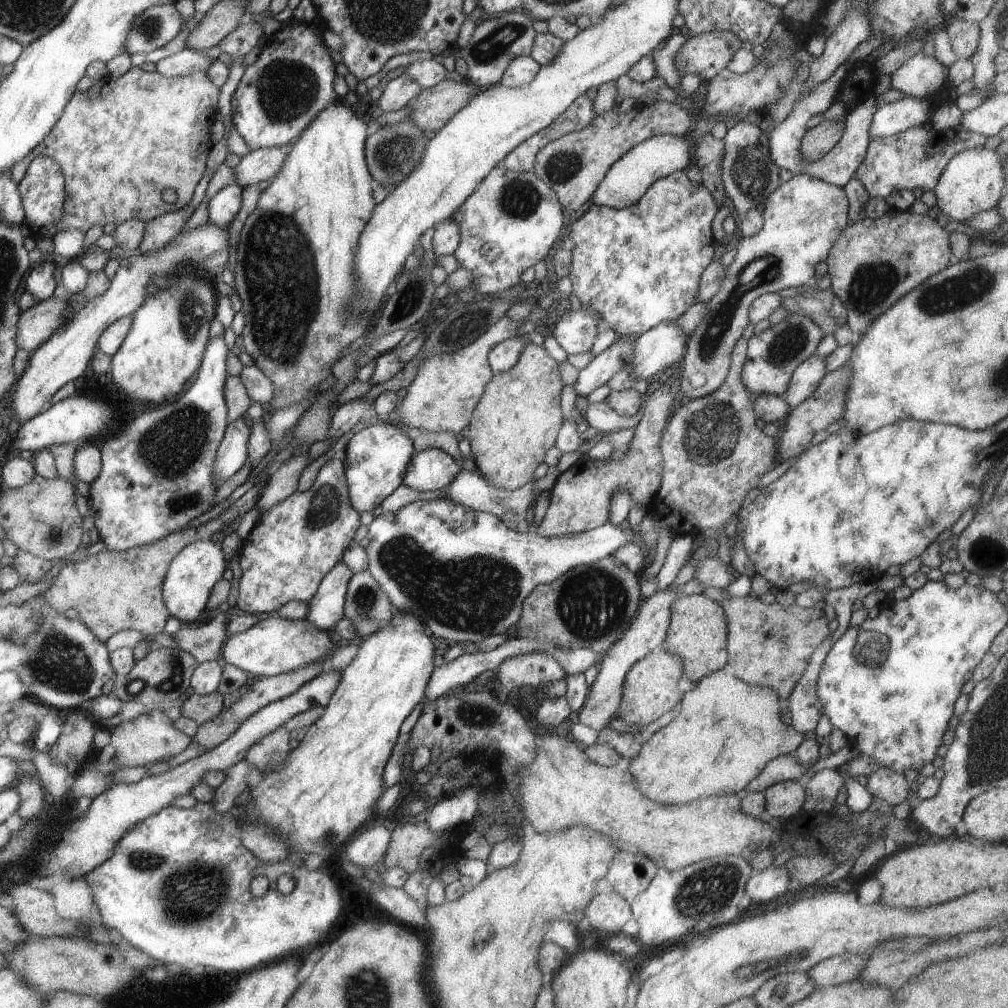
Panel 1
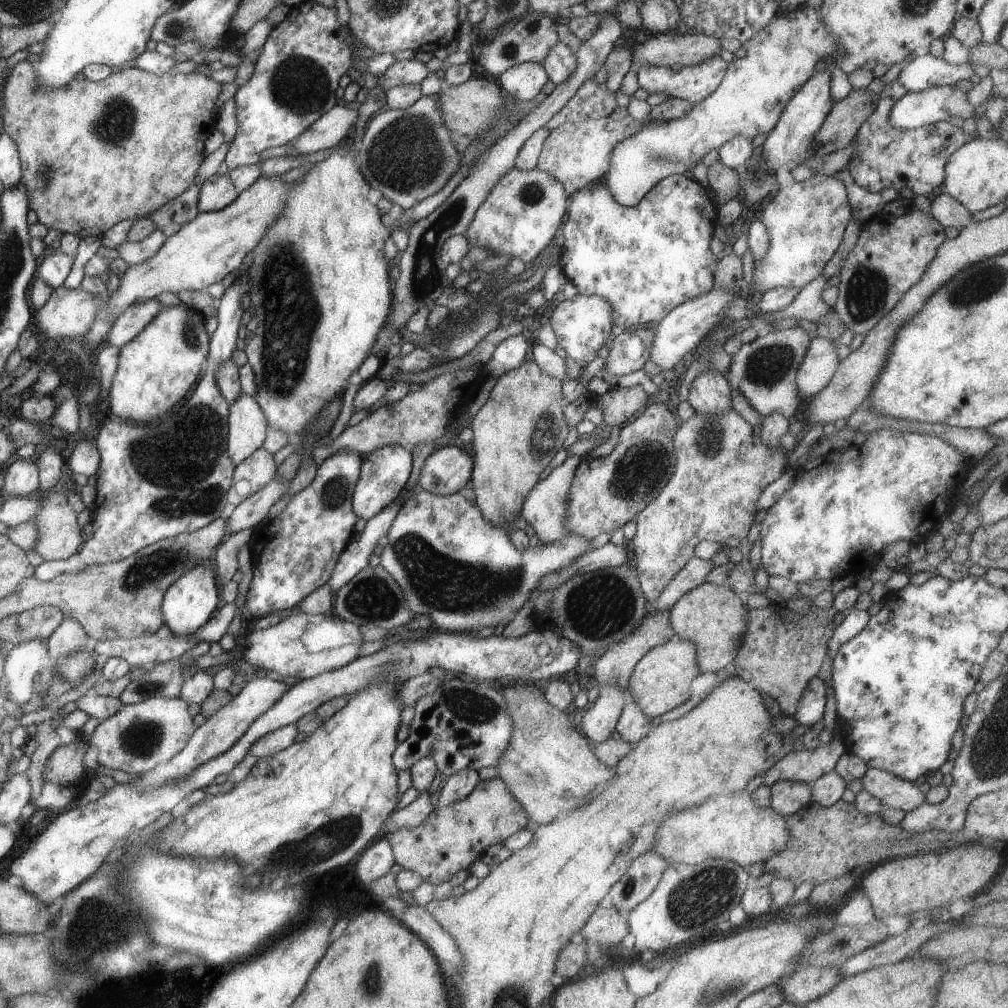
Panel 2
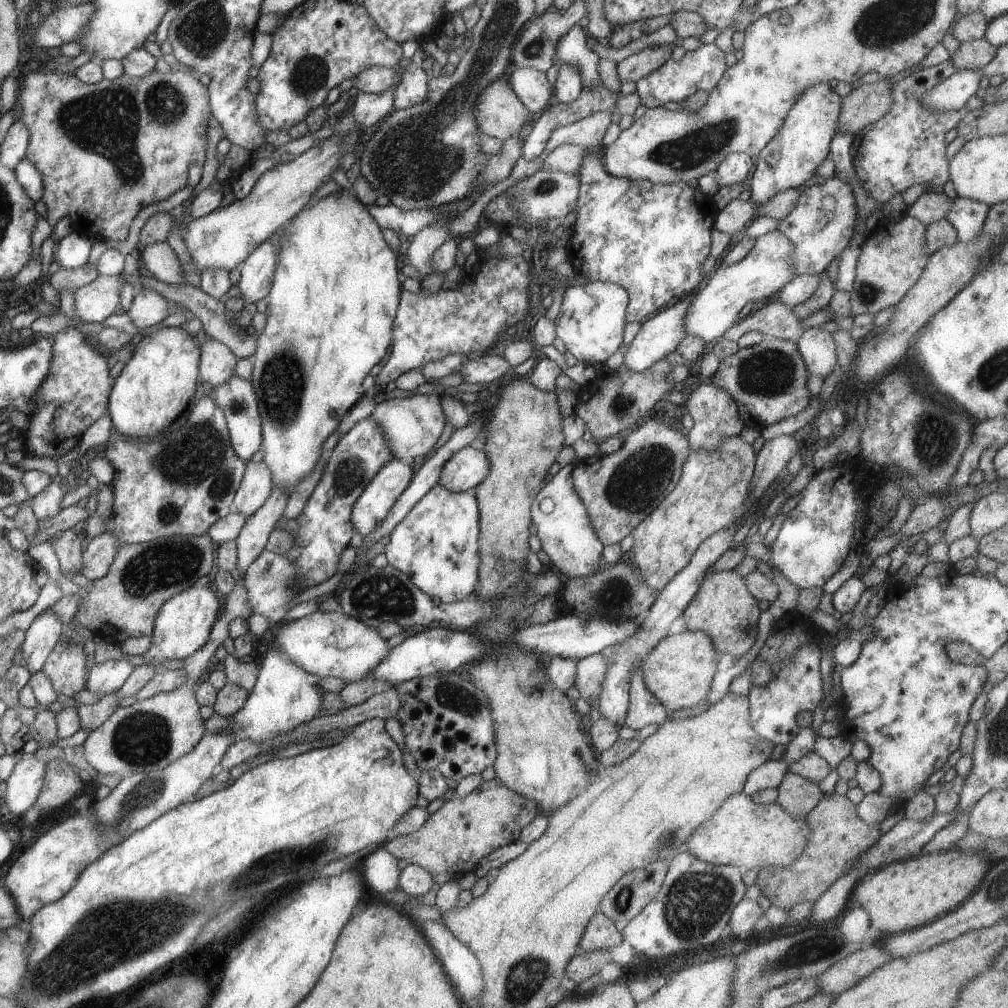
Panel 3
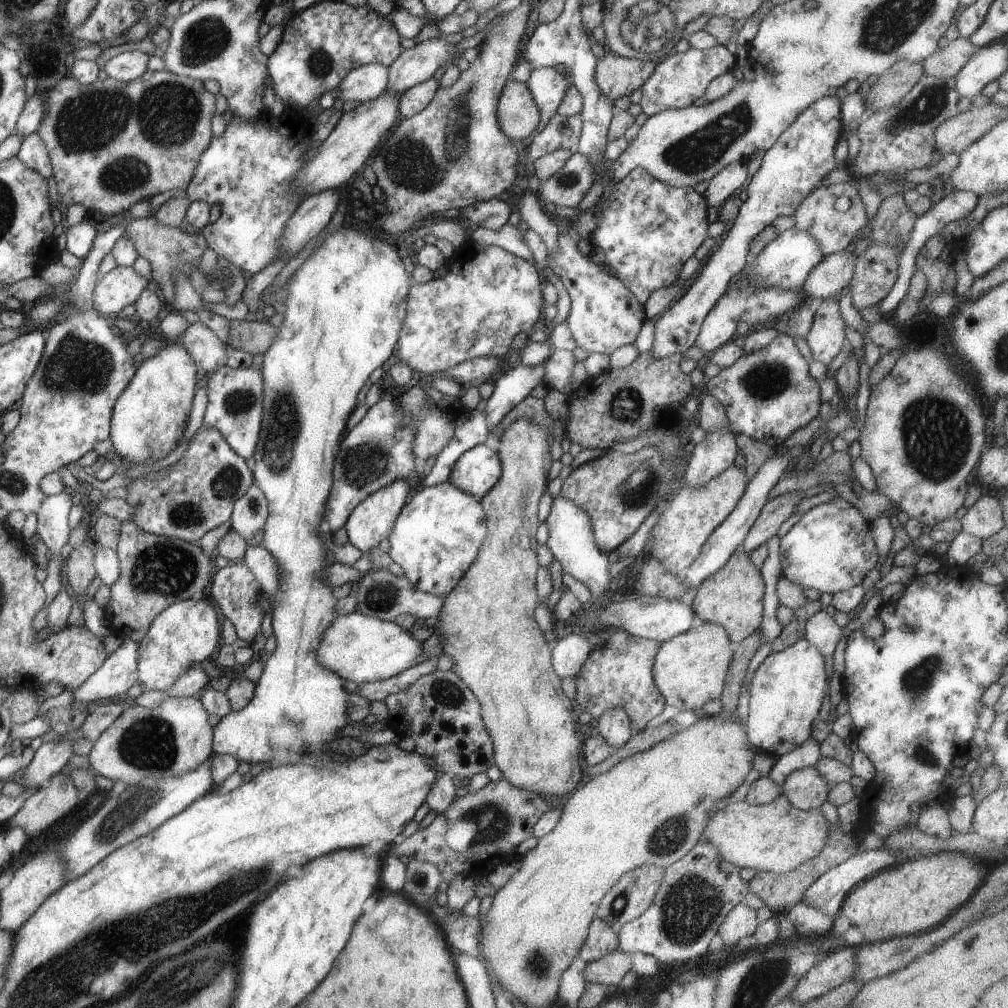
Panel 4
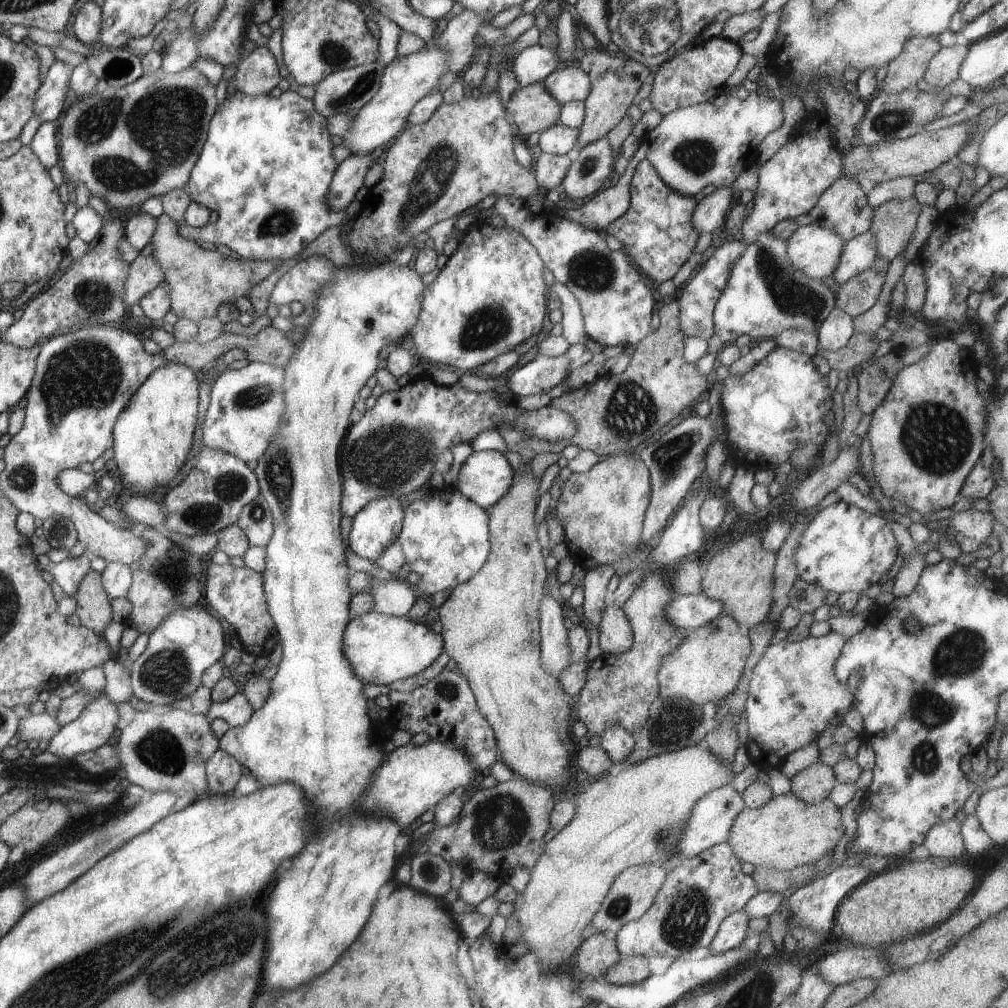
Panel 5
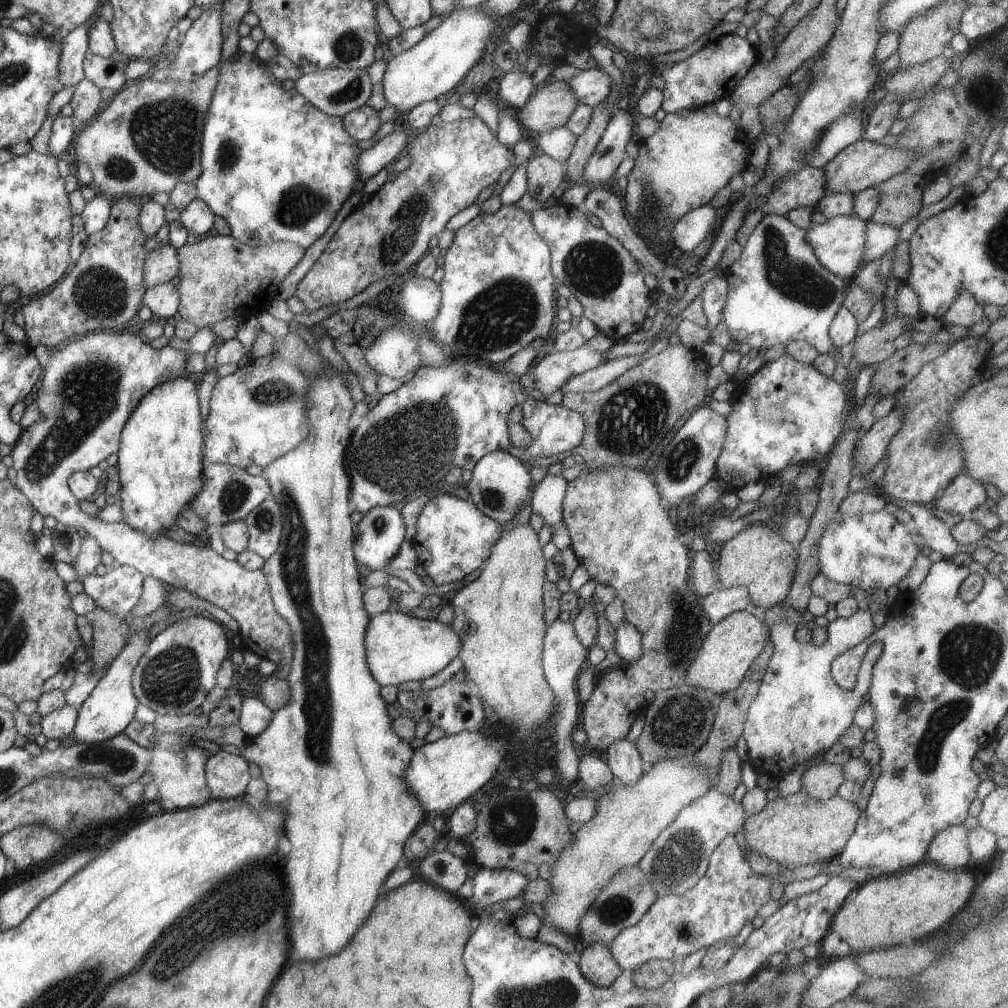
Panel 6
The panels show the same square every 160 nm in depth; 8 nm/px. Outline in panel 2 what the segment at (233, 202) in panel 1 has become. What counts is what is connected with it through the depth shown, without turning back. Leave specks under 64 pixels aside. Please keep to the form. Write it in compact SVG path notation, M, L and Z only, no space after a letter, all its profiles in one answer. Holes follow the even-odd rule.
M229 173L212 175L200 186L197 205L200 213L216 212L233 203L238 195Z

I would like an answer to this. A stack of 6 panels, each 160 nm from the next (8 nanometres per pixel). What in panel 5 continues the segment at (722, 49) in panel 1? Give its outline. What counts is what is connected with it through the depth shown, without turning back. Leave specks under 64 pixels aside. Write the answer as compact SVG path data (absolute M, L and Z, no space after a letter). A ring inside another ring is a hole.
M600 48L585 50L575 64L585 74L590 76L590 94L585 99L585 120L579 127L579 136L577 142L586 147L595 141L601 140L606 134L627 116L626 112L642 84L647 82L648 76L651 76L650 68L628 60L630 58L621 55L613 55L607 50Z

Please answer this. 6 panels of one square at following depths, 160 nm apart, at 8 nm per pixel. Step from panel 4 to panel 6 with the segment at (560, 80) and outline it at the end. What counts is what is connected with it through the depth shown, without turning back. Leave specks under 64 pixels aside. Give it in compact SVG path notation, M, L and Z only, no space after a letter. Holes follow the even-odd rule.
M601 68L581 69L568 82L579 103L596 108L604 102L611 91L612 80Z

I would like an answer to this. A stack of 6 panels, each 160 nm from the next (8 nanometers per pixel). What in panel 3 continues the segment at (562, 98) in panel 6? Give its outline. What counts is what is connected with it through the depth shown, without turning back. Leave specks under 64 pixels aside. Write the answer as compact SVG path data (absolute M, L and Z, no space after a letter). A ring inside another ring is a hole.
M508 76L497 78L478 97L475 119L482 136L505 141L525 133L533 114L514 92Z

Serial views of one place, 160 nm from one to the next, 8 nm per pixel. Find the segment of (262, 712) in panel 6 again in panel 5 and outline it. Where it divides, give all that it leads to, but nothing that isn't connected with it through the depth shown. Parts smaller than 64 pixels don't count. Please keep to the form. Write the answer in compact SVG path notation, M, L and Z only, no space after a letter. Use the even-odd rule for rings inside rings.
M237 693L224 702L213 702L213 707L210 708L206 716L210 722L220 719L224 720L230 727L238 727L244 726L252 714L254 714L254 709L246 700L246 696Z

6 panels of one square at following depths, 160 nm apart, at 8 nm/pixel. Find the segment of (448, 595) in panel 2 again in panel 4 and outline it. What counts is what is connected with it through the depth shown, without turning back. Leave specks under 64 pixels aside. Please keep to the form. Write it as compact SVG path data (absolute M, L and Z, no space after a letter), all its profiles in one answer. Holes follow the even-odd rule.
M449 481L428 487L422 487L398 514L388 540L390 541L390 558L404 570L404 577L415 588L436 597L448 595L462 576L466 575L472 562L476 560L480 544L486 537L487 526L480 501L470 494L455 488Z

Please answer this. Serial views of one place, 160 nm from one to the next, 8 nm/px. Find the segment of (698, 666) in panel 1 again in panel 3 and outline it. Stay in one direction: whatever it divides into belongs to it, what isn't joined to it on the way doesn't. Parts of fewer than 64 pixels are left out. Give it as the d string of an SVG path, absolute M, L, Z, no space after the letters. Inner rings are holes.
M710 571L703 578L690 604L684 609L686 628L710 635L720 656L730 655L739 659L759 641L763 632L759 602L750 592L745 577L736 571Z

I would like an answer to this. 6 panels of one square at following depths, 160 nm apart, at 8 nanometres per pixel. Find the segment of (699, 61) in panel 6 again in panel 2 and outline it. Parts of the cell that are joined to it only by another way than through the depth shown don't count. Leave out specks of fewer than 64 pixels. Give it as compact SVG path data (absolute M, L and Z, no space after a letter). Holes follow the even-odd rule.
M712 55L711 59L699 62L695 65L688 65L681 70L673 70L672 67L642 67L638 69L637 81L640 88L647 90L650 94L664 92L666 96L677 99L689 100L693 105L714 92L724 76L728 63L720 55Z

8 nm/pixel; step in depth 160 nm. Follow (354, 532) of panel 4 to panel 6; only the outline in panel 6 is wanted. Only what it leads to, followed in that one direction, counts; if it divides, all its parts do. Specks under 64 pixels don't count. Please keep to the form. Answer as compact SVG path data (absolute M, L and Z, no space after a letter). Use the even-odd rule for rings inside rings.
M392 505L368 510L356 526L353 547L356 563L370 571L384 571L398 554L405 530L401 512Z

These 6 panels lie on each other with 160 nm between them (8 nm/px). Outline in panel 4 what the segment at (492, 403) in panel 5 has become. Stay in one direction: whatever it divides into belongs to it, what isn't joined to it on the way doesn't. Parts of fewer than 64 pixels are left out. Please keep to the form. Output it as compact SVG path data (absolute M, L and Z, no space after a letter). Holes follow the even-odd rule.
M382 398L350 432L341 438L340 450L334 460L333 491L326 504L325 519L331 532L344 528L354 508L370 494L394 480L415 480L420 473L420 464L414 456L414 432L416 424L410 414L400 410L393 399Z

